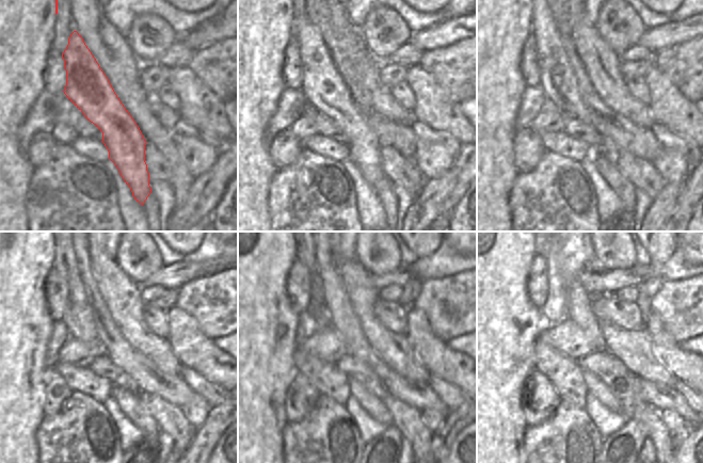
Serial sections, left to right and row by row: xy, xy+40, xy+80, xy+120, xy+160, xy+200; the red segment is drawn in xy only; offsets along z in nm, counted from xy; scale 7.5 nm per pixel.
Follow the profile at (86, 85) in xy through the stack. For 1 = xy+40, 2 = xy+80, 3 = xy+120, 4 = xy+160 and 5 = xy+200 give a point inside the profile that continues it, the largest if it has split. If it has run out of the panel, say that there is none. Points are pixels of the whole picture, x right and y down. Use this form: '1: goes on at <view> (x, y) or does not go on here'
1: goes on at xy+40 (323, 86)
2: goes on at xy+80 (557, 78)
3: goes on at xy+120 (79, 319)
4: goes on at xy+160 (305, 254)
5: goes on at xy+200 (542, 253)

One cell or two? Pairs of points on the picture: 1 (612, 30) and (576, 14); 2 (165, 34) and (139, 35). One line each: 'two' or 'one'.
1: two
2: one

